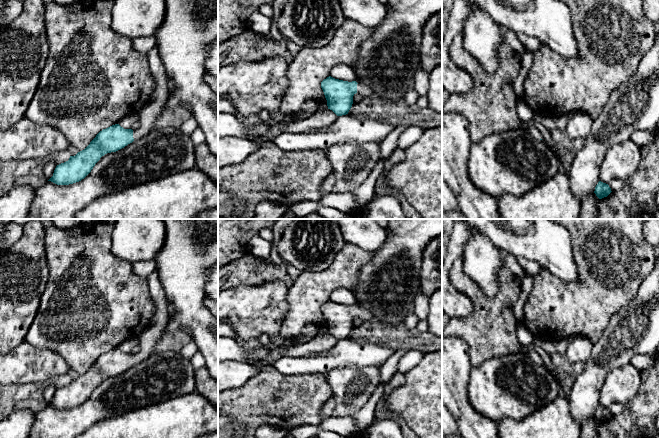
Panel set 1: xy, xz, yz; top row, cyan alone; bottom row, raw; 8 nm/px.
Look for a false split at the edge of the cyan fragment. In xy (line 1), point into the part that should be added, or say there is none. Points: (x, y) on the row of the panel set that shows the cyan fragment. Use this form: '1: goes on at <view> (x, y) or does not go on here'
1: goes on at xy (148, 115)

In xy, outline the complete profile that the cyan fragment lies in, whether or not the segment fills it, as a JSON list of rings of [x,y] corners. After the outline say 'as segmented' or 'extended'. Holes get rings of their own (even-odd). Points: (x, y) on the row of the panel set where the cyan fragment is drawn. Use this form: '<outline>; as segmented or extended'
[[[155,46],[147,53],[149,70],[155,87],[149,102],[139,111],[139,127],[136,130],[124,129],[119,124],[100,131],[90,144],[69,160],[56,166],[53,176],[48,180],[57,185],[69,185],[84,179],[102,156],[116,152],[134,140],[146,136],[156,120],[167,108],[170,95],[169,78]]]; extended

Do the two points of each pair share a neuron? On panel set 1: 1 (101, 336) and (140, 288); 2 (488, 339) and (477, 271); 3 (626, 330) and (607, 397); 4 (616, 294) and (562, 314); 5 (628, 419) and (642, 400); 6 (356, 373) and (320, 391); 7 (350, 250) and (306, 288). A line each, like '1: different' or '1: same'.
1: same
2: different
3: different
4: same
5: same
6: different
7: same

